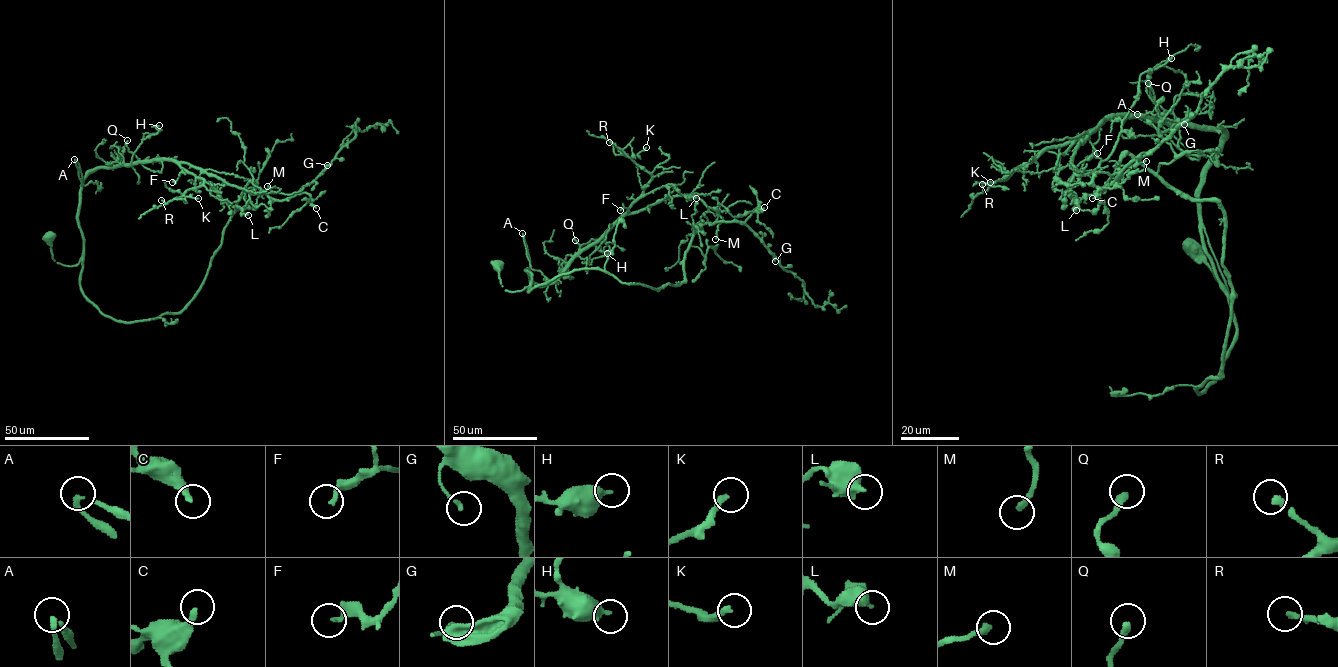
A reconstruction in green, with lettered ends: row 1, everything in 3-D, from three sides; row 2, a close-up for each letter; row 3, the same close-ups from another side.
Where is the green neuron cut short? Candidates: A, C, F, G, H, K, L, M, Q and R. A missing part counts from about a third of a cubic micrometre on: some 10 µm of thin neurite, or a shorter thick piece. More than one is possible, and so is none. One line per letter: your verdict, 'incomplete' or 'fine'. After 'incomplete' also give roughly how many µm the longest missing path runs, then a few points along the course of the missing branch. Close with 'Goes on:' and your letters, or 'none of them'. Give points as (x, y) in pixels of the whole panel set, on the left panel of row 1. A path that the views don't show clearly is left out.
A: fine
C: fine
F: fine
G: fine
H: fine
K: fine
L: fine
M: fine
Q: incomplete; missing 15 µm
R: incomplete; missing 15 µm; course (161, 200), (152, 194), (146, 195)
Goes on: Q, R

